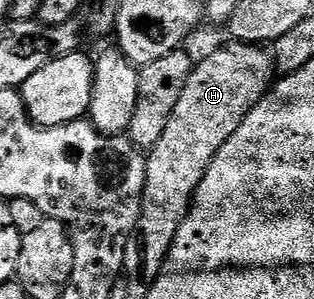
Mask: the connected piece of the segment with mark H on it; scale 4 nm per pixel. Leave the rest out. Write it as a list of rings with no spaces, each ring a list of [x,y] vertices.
[[[229,42],[223,48],[218,48],[215,52],[210,52],[201,61],[195,63],[194,72],[188,78],[188,82],[184,86],[184,94],[180,94],[180,102],[176,102],[176,110],[172,110],[172,118],[168,118],[168,127],[164,130],[164,134],[160,134],[160,142],[156,142],[156,146],[149,149],[146,158],[146,181],[144,182],[144,194],[142,195],[142,213],[140,214],[140,222],[138,230],[128,242],[128,250],[126,251],[125,275],[129,276],[147,276],[153,278],[161,274],[164,262],[168,258],[168,254],[172,250],[172,242],[176,238],[176,234],[180,230],[180,226],[184,222],[184,218],[190,209],[190,203],[194,201],[196,190],[200,186],[200,182],[204,178],[204,174],[208,174],[208,166],[212,166],[212,158],[216,158],[216,154],[220,154],[220,146],[224,146],[224,142],[228,142],[228,138],[232,138],[232,134],[236,134],[236,130],[240,130],[240,122],[244,122],[244,118],[248,118],[248,114],[255,106],[266,97],[266,93],[270,91],[276,80],[276,60],[273,55],[265,47],[256,44],[243,44],[241,42]]]

